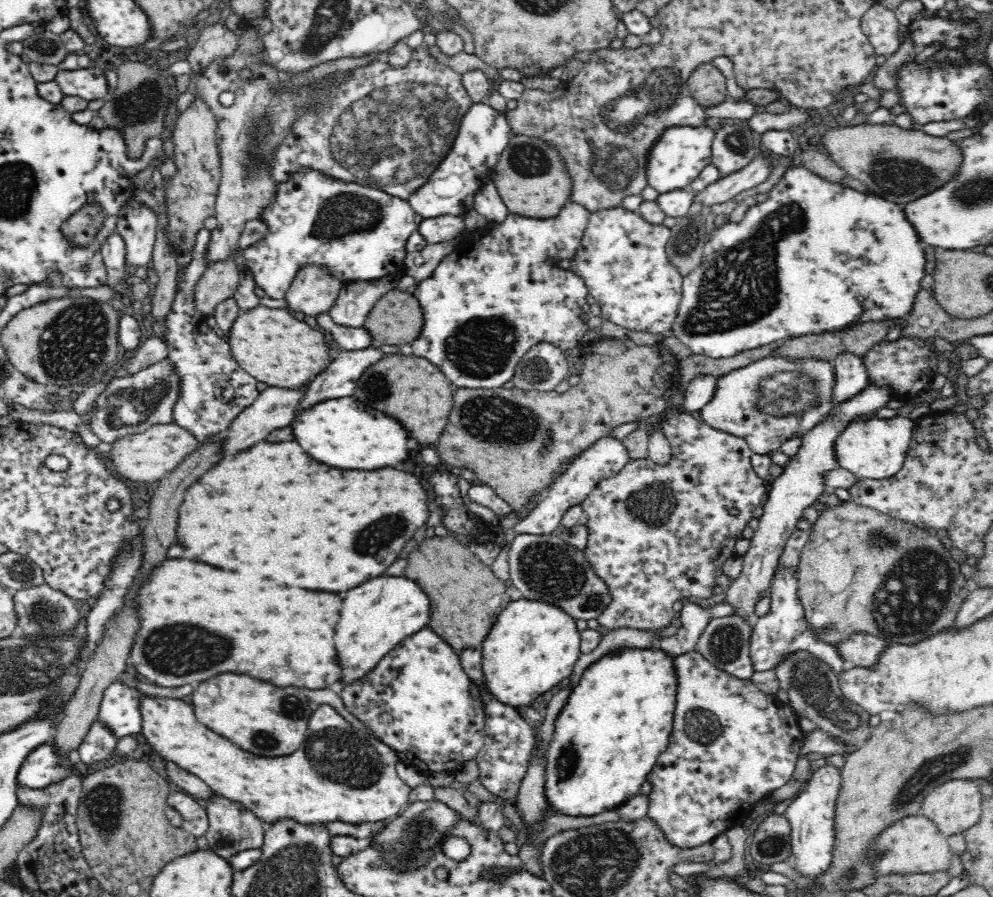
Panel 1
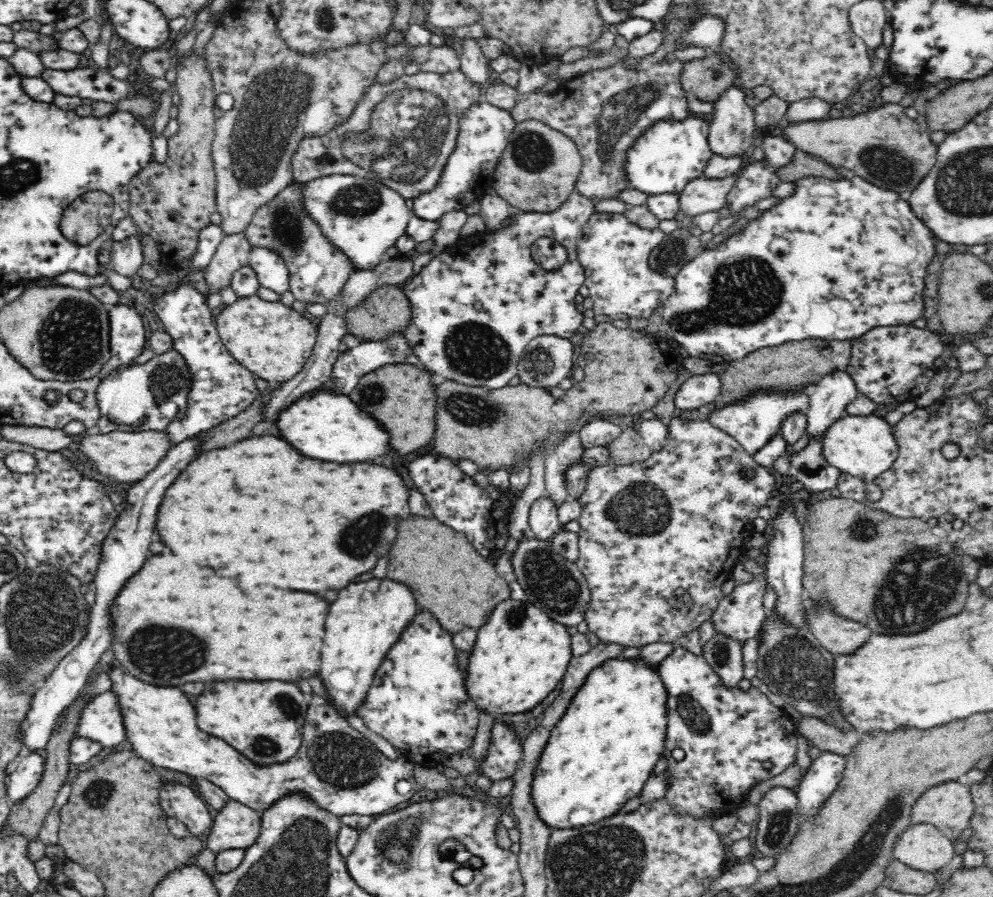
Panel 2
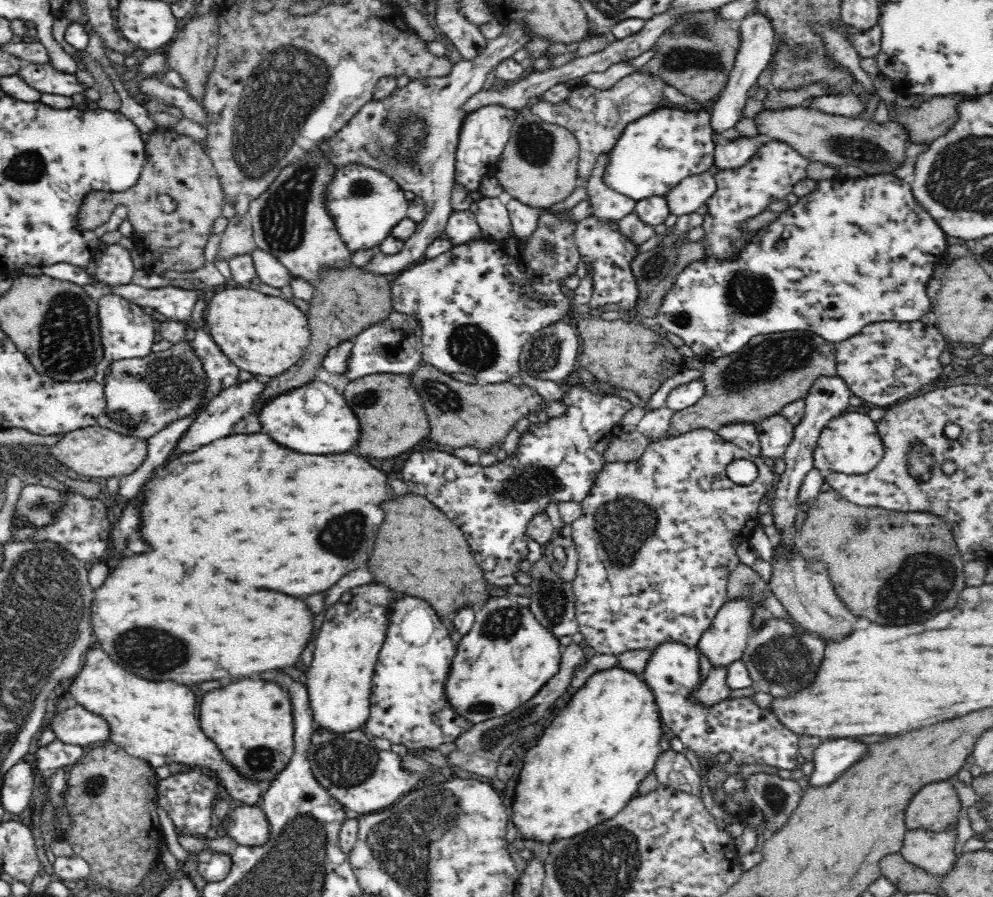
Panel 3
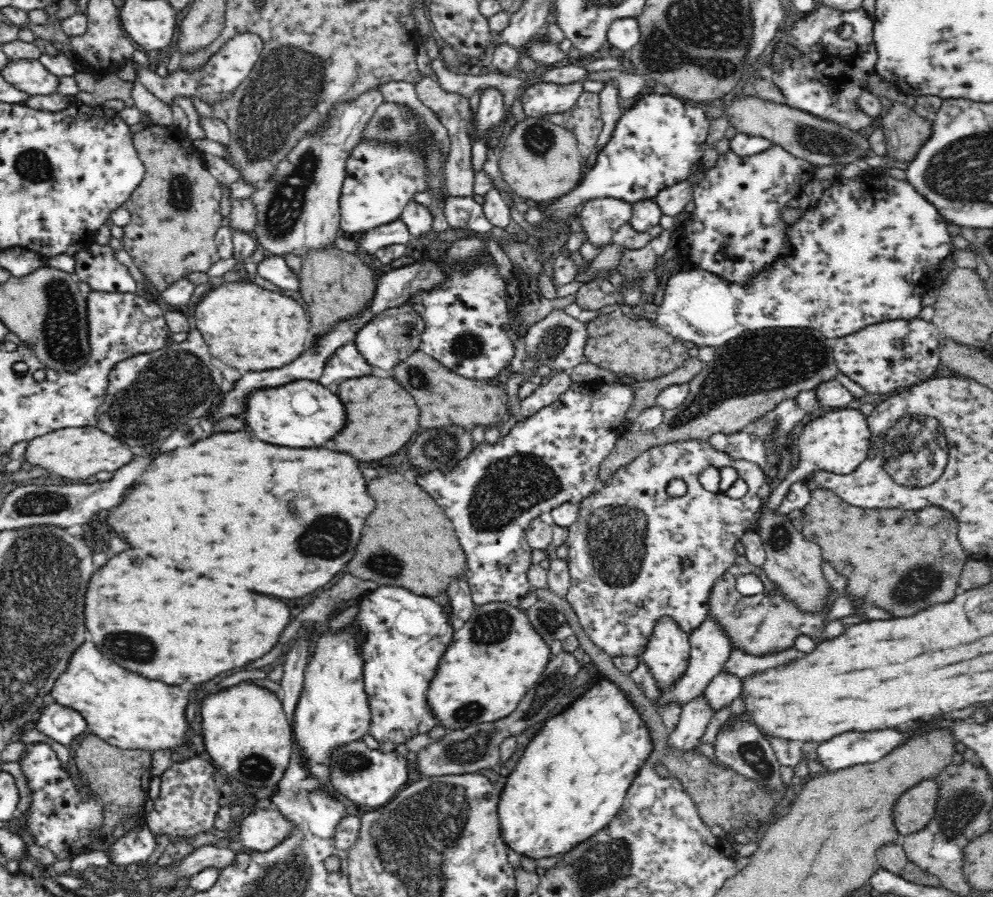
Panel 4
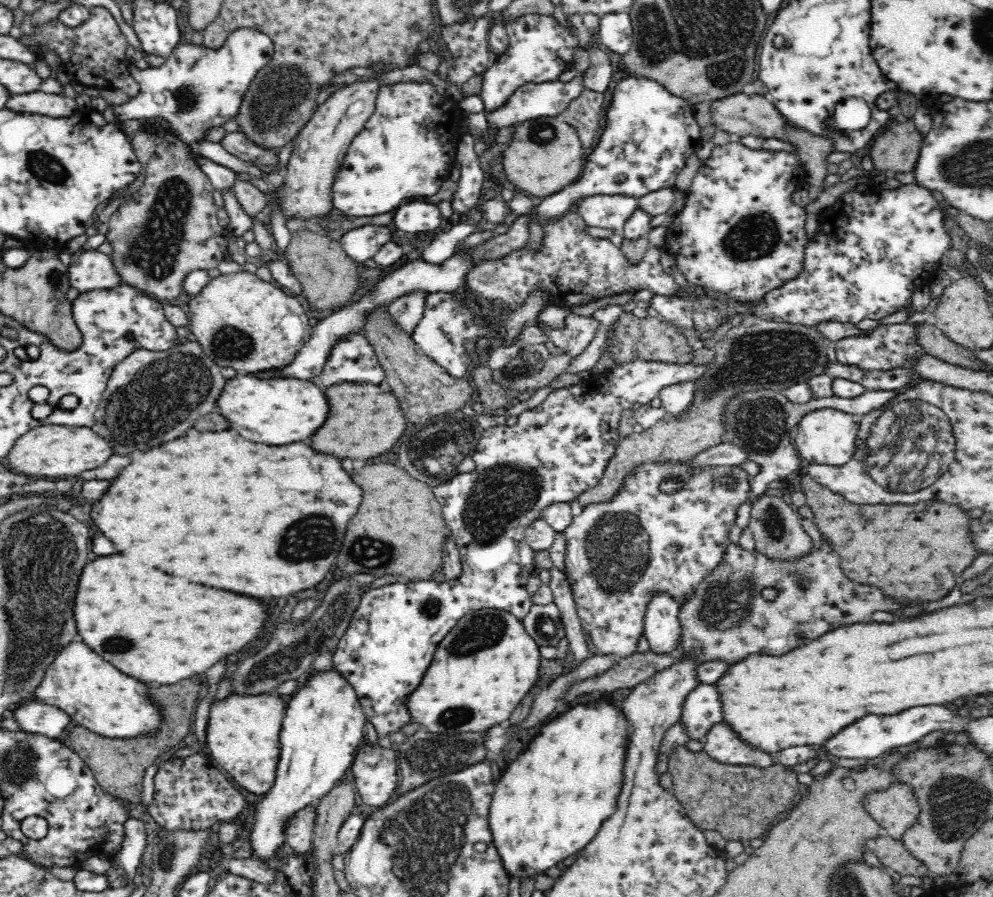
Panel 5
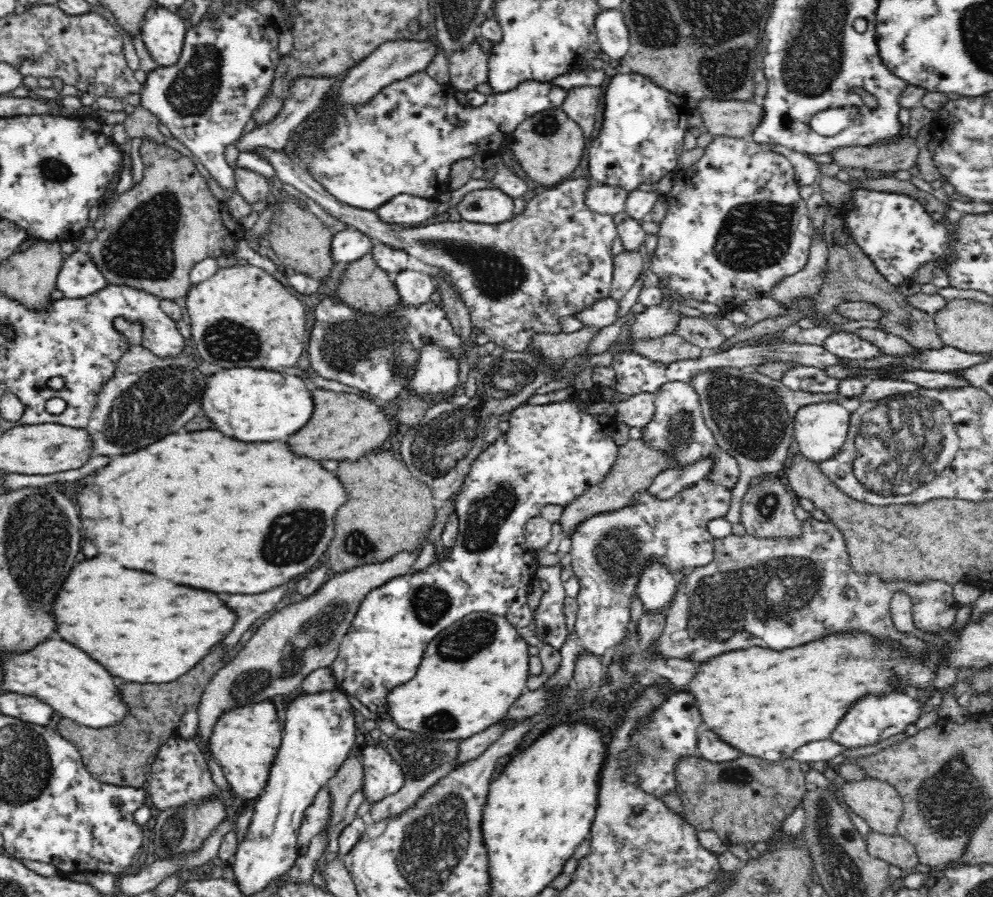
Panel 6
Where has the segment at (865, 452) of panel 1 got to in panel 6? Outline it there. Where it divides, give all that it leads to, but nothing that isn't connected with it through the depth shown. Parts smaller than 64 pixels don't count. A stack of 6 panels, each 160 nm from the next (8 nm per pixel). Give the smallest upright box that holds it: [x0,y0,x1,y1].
[794,401,851,463]

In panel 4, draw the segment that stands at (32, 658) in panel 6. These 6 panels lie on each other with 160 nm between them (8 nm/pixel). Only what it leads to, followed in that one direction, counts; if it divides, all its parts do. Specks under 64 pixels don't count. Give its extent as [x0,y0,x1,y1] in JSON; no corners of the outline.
[50,642,193,754]

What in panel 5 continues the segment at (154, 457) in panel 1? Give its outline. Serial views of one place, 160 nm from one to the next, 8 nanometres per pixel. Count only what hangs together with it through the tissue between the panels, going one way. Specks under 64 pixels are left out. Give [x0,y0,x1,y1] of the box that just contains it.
[8,425,112,479]

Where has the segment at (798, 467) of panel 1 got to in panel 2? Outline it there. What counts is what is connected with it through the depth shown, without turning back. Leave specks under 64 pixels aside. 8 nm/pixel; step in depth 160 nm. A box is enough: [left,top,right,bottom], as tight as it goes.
[711,517,776,643]

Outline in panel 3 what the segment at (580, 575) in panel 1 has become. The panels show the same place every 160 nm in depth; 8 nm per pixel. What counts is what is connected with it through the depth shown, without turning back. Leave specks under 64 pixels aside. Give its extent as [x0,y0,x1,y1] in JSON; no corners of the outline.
[526,554,579,636]

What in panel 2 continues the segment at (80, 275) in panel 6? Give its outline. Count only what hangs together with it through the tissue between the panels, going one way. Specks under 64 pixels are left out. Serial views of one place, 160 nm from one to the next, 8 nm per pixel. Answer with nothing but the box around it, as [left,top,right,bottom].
[110,230,144,276]

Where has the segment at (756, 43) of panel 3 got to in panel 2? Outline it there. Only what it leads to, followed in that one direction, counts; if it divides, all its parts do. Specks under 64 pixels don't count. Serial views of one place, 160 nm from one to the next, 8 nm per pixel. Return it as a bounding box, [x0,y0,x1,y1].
[708,86,756,161]

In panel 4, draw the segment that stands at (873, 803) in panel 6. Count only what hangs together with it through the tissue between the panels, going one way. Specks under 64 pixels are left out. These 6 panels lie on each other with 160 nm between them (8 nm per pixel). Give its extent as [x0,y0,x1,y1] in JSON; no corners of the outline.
[894,779,939,835]

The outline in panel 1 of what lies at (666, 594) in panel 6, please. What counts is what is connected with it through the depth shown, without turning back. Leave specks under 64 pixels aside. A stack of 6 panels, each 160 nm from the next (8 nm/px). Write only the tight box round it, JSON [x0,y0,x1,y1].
[646,650,804,849]

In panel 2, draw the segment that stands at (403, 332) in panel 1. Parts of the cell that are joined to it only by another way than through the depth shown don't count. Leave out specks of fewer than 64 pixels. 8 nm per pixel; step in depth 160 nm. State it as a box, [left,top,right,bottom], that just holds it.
[345,285,412,341]

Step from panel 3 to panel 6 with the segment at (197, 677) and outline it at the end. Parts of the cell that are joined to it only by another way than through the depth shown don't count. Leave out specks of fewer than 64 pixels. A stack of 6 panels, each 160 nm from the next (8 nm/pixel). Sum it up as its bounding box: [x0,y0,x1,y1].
[54,558,236,684]

